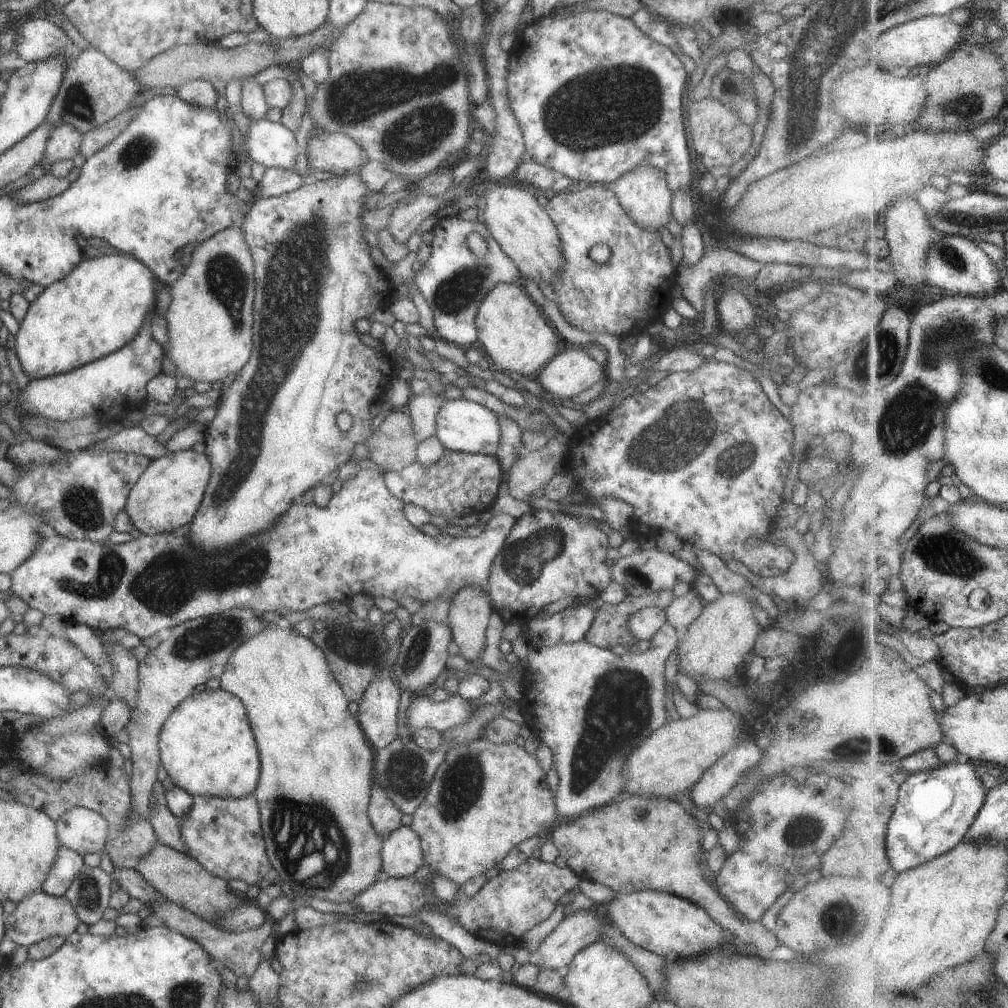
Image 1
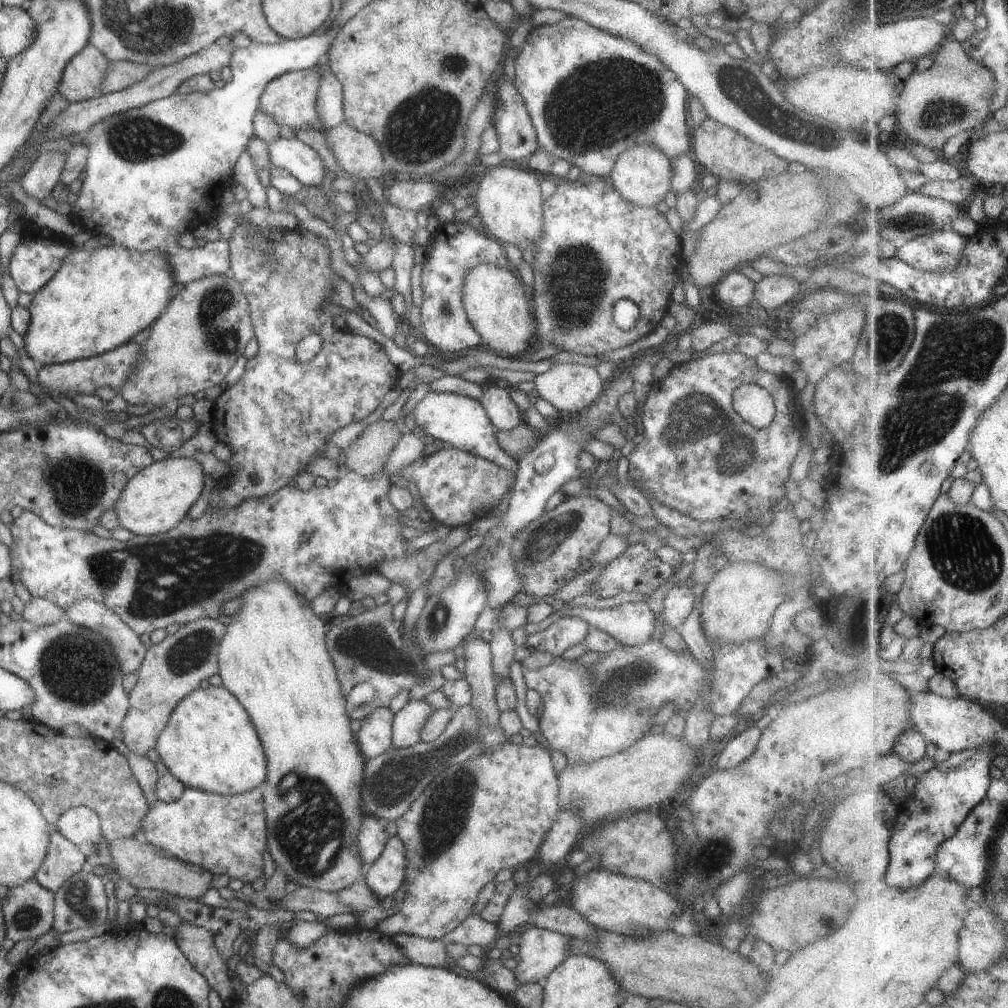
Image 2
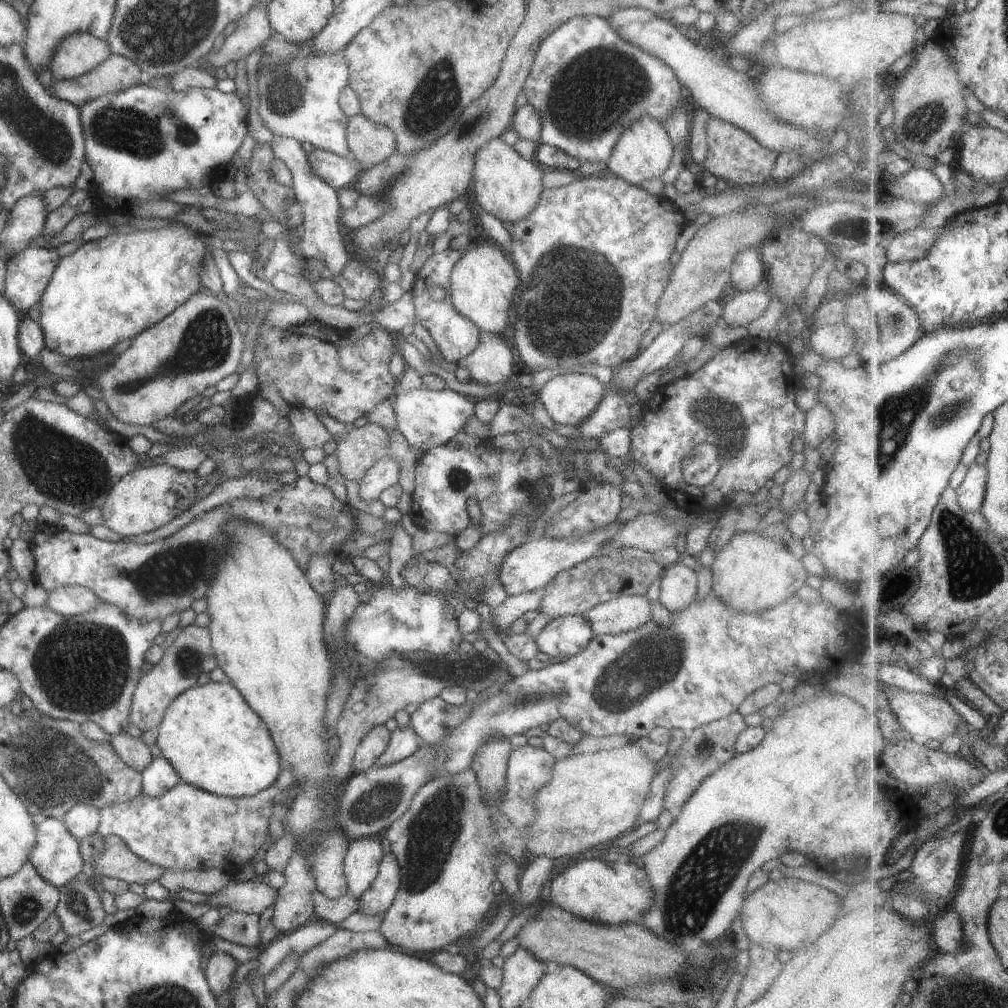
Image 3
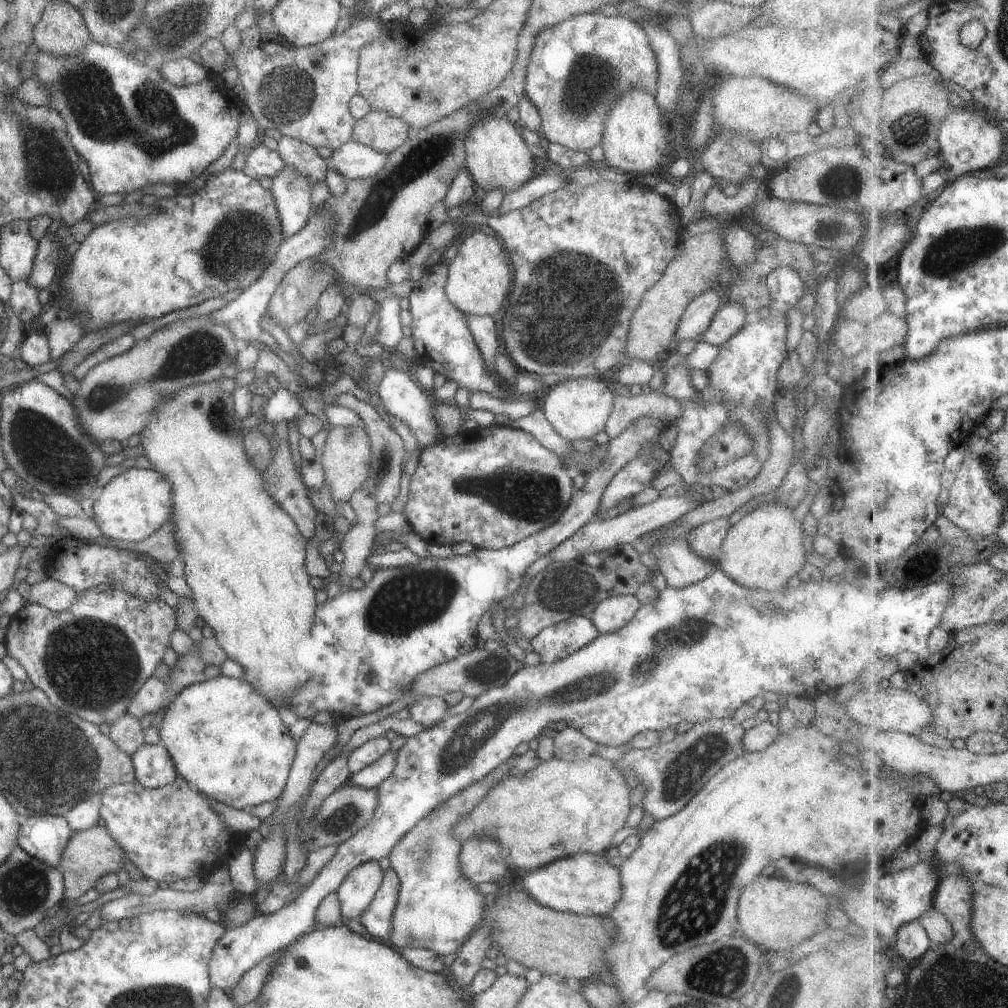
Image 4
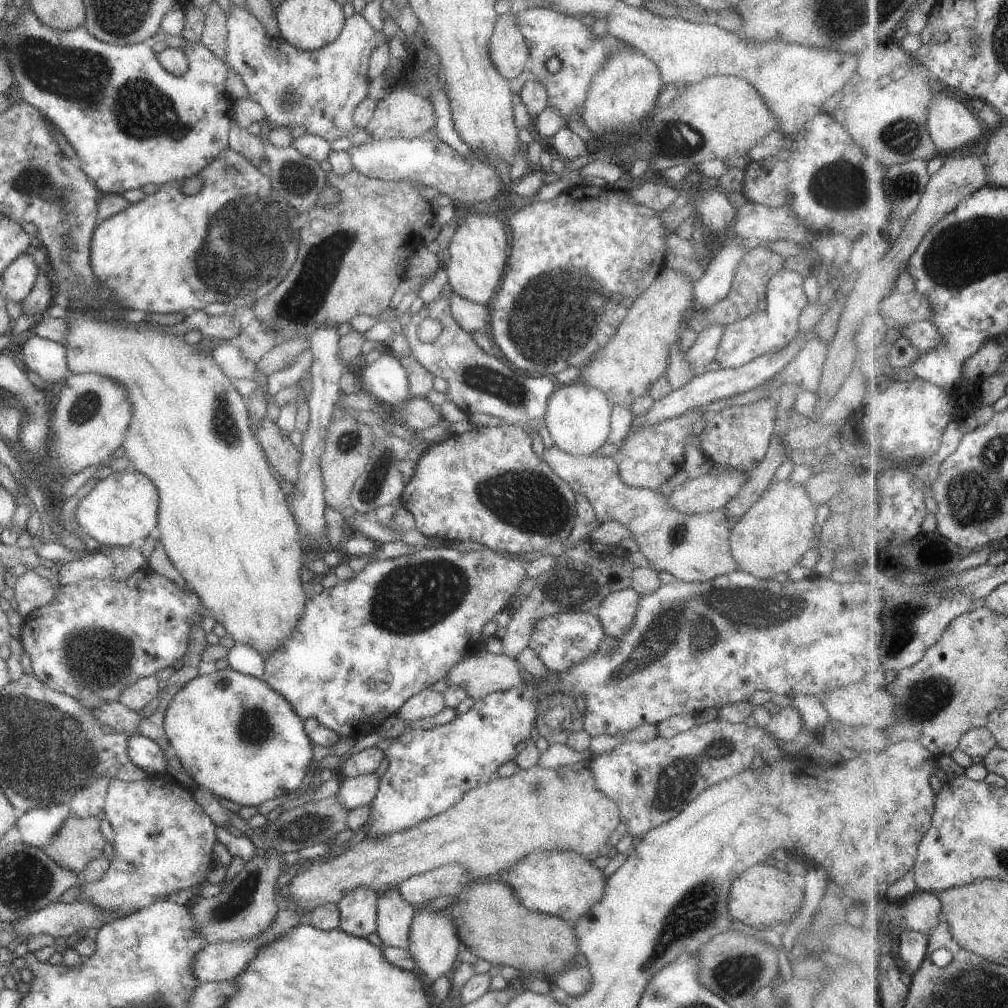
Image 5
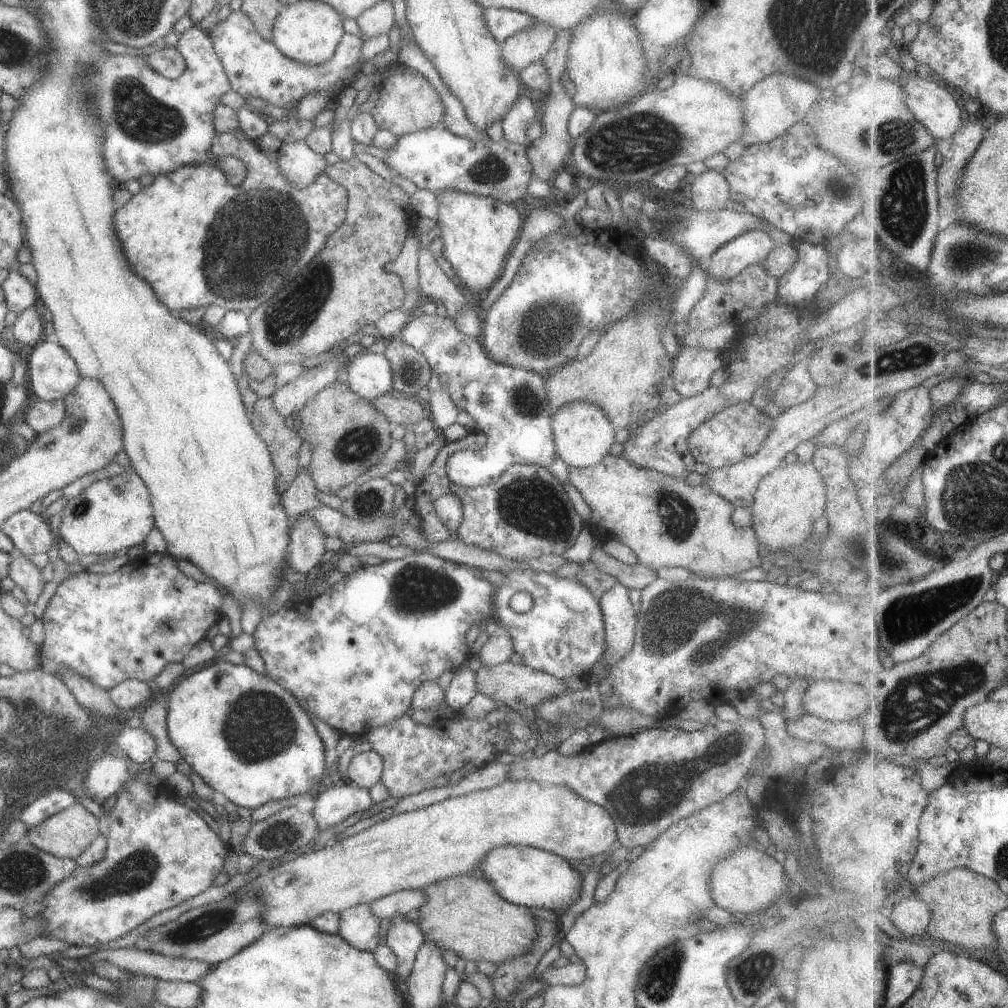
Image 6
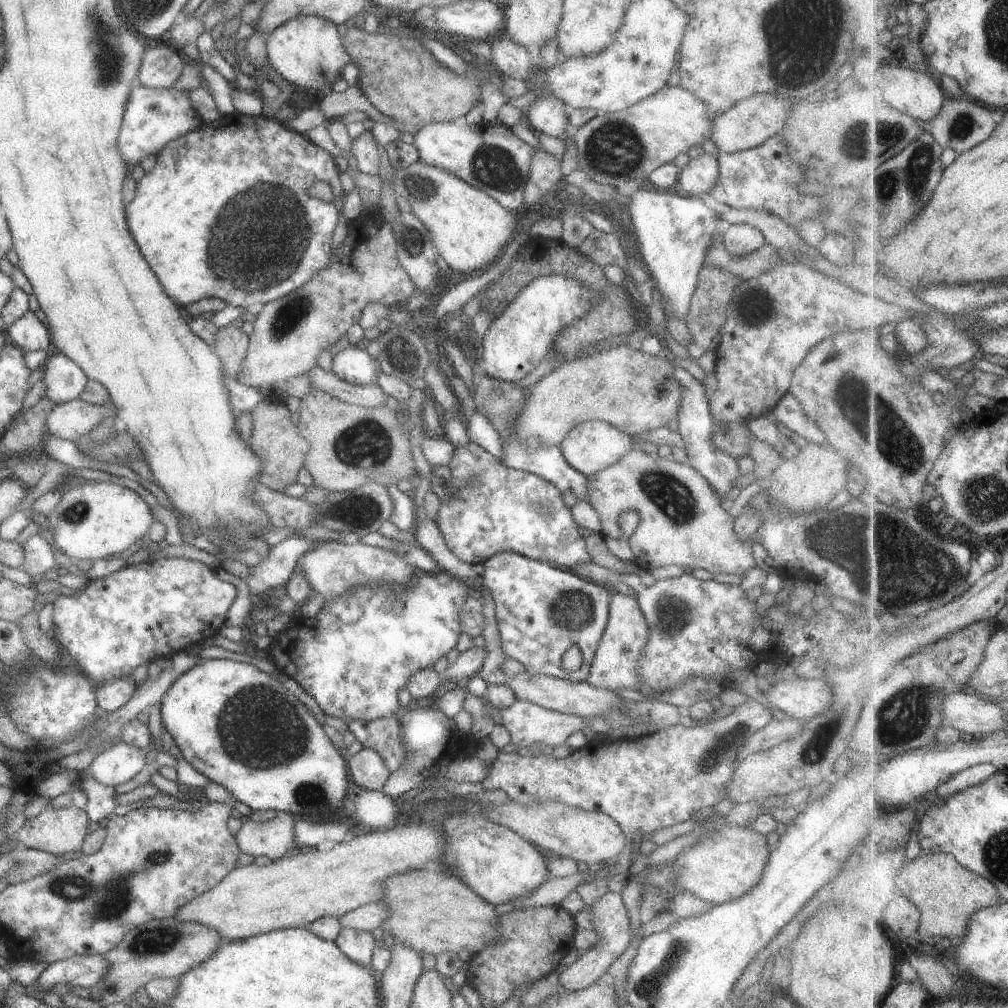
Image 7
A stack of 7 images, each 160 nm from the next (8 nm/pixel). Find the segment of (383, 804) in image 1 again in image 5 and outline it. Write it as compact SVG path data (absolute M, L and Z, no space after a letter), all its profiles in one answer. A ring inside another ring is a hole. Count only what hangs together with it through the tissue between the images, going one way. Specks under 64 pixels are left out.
M365 887L343 894L336 902L340 916L337 929L359 938L375 932L377 897L374 890Z

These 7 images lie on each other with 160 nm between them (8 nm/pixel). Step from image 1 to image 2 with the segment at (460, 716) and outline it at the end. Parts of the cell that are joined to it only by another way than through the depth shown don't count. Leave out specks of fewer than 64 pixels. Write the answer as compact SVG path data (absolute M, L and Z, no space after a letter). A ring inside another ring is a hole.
M424 698L408 700L392 718L390 746L405 748L419 741L421 727L434 710Z

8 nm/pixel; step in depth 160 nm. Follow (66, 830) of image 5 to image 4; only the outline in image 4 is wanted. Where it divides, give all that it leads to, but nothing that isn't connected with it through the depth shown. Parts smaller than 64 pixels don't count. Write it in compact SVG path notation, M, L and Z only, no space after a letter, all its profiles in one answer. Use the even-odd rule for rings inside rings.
M100 822L72 833L62 850L60 864L57 866L62 874L62 896L65 905L73 905L79 896L94 886L100 876L107 873L116 874L123 868L123 859L124 854L120 846L109 836L108 830Z

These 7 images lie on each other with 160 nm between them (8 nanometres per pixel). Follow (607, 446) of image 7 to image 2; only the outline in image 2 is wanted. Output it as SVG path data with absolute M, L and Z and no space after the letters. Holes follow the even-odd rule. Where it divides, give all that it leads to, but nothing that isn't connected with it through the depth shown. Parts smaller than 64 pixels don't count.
M558 363L550 366L545 372L535 375L531 380L535 394L545 402L549 402L562 416L575 416L587 409L600 395L606 383L597 375L595 367L577 363Z

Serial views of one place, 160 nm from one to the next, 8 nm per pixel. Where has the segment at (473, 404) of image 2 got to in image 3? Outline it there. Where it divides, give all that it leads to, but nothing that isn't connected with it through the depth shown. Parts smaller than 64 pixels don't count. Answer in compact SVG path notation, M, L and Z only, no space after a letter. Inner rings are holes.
M447 388L417 389L395 392L393 390L393 412L396 428L411 448L425 452L430 448L445 445L455 433L473 416L473 400Z

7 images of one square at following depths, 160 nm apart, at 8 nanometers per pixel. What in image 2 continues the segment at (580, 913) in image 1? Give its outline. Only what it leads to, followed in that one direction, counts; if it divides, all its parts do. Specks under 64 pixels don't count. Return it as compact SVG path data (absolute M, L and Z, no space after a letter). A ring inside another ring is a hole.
M533 925L525 926L519 930L519 952L515 955L515 968L513 974L517 979L518 986L525 983L538 983L545 978L556 966L559 966L569 955L568 948L572 942L569 935L564 935L555 931L542 929Z

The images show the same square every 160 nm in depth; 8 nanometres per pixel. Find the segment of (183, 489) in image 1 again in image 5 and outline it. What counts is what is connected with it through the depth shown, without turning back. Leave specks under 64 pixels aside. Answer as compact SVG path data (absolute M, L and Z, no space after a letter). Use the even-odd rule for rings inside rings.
M126 468L112 471L97 482L83 498L76 500L74 520L79 528L96 540L102 547L126 547L134 542L142 542L149 531L156 526L158 494L154 484L139 471Z

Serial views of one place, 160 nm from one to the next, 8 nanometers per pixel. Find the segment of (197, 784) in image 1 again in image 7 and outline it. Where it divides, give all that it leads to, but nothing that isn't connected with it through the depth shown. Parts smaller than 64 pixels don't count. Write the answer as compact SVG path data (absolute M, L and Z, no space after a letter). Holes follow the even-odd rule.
M204 659L195 663L184 673L181 673L162 694L160 698L160 714L163 728L171 735L181 756L189 762L189 764L200 772L210 782L216 782L219 786L223 786L229 794L237 802L243 802L254 810L265 810L268 808L275 809L283 813L297 816L297 818L311 819L320 821L321 819L337 819L339 816L337 808L341 806L343 792L347 786L347 776L345 776L345 755L342 751L337 750L331 745L331 742L323 733L323 728L314 719L314 716L305 710L303 704L299 704L299 700L285 689L281 682L275 679L275 676L267 674L255 667L252 663L241 663L230 659Z

